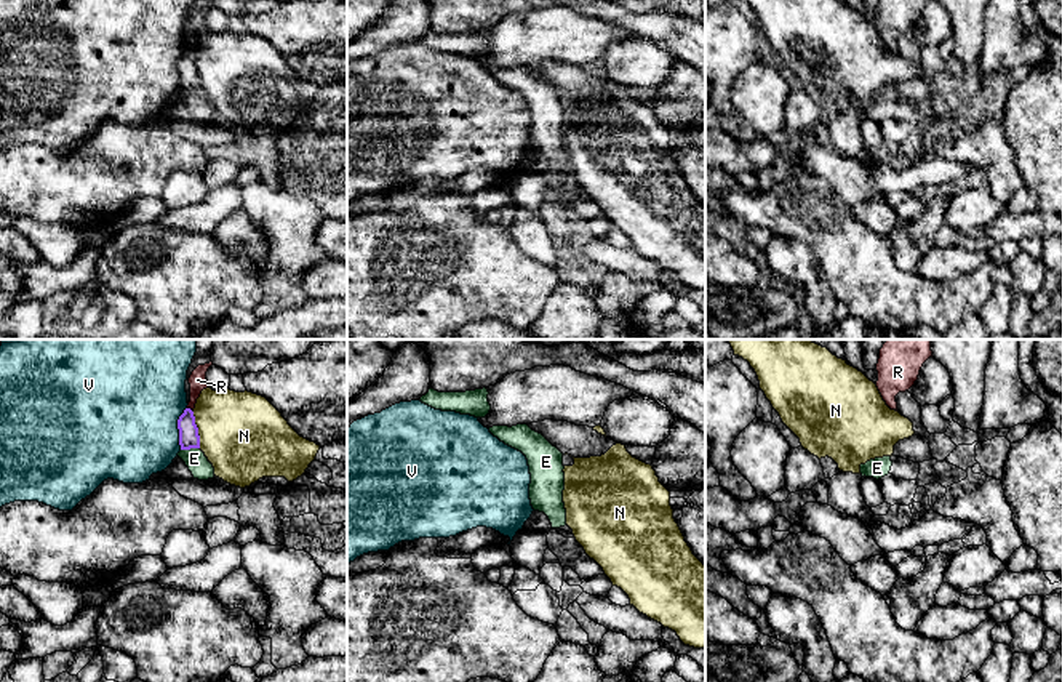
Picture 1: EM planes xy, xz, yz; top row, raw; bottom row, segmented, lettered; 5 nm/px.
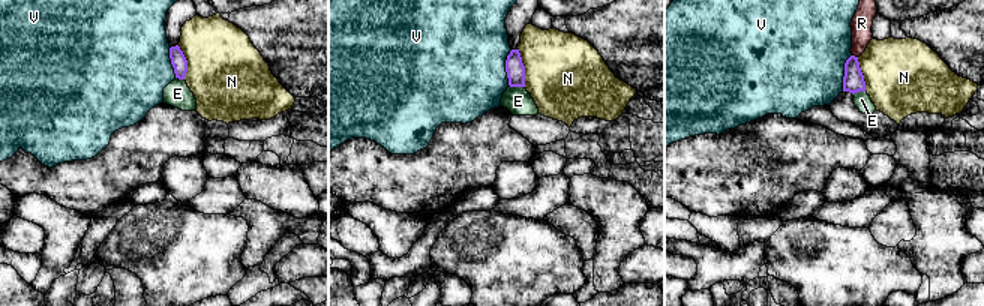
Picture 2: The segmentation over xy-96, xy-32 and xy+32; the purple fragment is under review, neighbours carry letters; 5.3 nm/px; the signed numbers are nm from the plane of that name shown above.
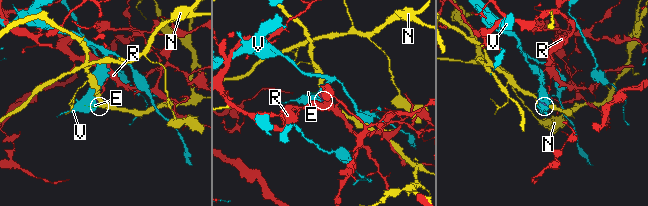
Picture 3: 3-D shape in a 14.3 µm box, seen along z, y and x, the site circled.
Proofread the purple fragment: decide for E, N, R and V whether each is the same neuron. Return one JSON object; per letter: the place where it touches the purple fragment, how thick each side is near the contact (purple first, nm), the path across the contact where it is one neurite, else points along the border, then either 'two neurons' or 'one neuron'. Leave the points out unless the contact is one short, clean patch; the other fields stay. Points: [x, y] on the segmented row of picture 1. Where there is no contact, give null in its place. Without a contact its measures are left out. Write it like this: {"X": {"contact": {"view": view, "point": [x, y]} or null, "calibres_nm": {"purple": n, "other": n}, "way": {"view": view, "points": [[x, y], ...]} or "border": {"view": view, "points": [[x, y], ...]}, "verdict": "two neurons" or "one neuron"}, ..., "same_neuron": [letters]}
{"E": {"contact": {"view": "xy", "point": [189, 449]}, "calibres_nm": {"purple": 100, "other": 110}, "border": {"view": "xy", "points": [[199, 447], [181, 450]]}, "verdict": "two neurons"}, "N": {"contact": {"view": "xy", "point": [197, 429]}, "calibres_nm": {"purple": 100, "other": 420}, "verdict": "two neurons"}, "R": {"contact": {"view": "xy", "point": [189, 409]}, "calibres_nm": {"purple": 100, "other": 90}, "border": {"view": "xy", "points": [[187, 407], [191, 410]]}, "verdict": "two neurons"}, "V": {"contact": {"view": "xy", "point": [178, 428]}, "calibres_nm": {"purple": 100, "other": 500}, "verdict": "two neurons"}, "same_neuron": []}

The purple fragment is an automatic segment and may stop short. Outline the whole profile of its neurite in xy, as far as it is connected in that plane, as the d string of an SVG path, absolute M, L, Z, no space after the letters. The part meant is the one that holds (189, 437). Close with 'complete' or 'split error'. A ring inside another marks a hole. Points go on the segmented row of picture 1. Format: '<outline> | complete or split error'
M186 408L184 413L179 416L178 429L181 450L200 448L198 427L190 408Z | complete

